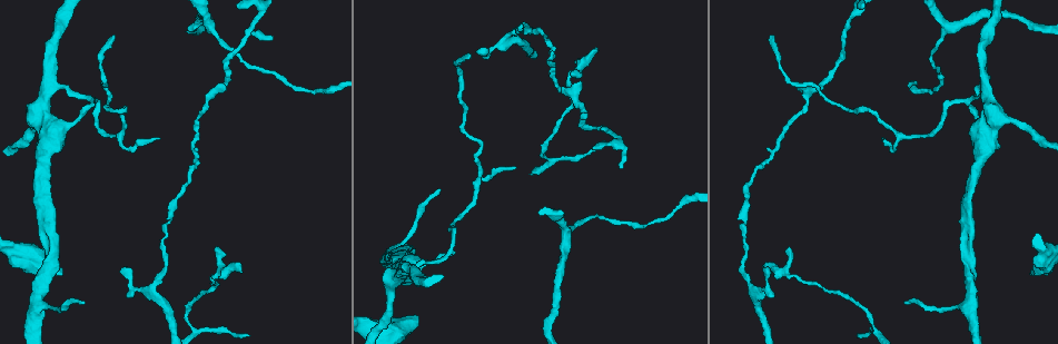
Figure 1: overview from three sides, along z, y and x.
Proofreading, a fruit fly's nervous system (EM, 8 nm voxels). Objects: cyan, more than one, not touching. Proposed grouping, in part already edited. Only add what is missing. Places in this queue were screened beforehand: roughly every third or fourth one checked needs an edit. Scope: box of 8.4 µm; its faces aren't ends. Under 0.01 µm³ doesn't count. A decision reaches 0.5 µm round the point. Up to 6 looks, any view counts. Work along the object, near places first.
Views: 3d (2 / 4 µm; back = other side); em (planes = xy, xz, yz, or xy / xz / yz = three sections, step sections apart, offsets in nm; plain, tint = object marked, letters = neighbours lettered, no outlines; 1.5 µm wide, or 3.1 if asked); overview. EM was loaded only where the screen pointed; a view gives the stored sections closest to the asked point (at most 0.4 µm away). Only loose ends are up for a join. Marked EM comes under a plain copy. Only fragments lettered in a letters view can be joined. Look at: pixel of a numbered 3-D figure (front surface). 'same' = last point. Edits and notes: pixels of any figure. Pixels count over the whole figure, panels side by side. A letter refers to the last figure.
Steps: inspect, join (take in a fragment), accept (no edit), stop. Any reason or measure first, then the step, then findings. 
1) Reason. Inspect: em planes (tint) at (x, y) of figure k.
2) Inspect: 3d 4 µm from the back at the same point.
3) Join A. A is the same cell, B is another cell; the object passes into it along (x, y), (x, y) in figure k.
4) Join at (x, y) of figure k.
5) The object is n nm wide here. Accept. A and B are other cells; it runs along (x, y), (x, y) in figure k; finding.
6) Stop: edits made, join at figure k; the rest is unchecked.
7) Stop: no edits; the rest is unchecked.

Thin end. Inspect: 3d 4 µm from the back at (767, 271) of figure 1.

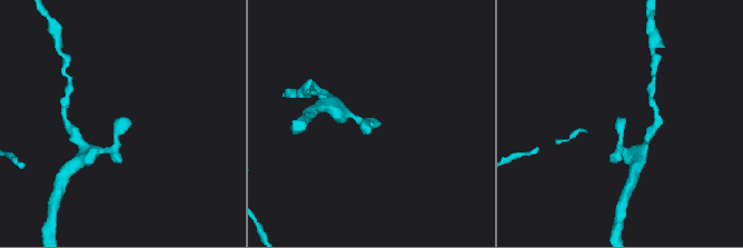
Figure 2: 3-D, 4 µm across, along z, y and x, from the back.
Inspect: em xz step 8 (letters) at (381, 124) of figure 2.

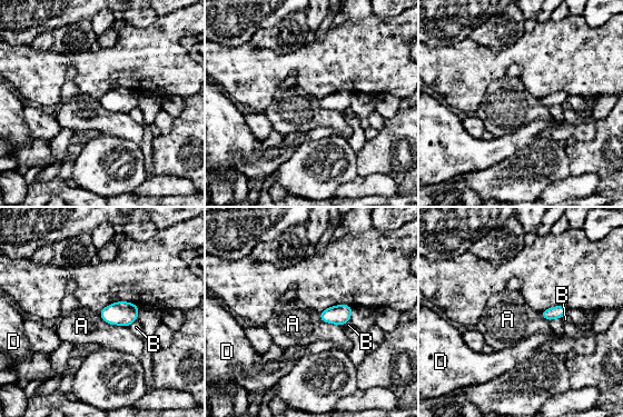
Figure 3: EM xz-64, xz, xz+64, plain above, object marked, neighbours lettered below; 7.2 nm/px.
Inspect: em yz step 4 (letters) at the same point.

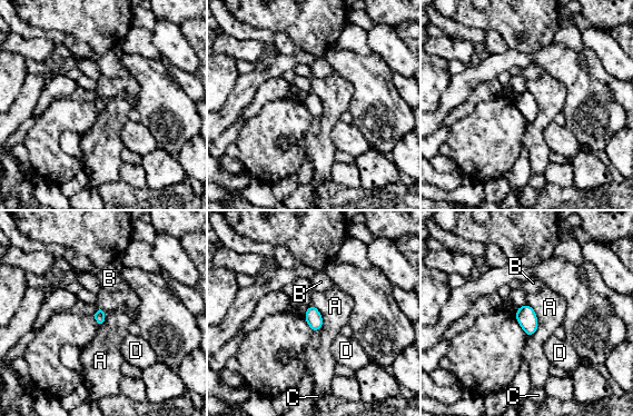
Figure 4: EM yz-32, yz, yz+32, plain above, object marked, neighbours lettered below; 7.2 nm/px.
Accept. A, B, C and D are other cells; a border runs along (527, 303), (537, 328), (526, 337) in figure 4; none of them fits.

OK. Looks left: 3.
Thick end. Inspect: em yz step 4 (letters) at (416, 317) of figure 1.

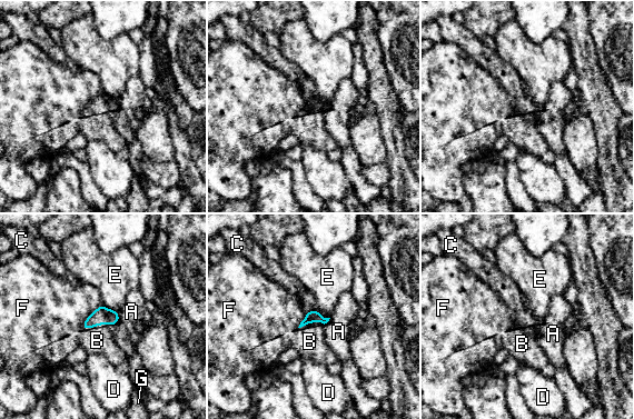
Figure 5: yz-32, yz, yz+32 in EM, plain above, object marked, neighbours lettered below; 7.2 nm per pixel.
The longest contact is with F, 240 nm. Join B. B is the same cell, A, C, D, E, F and G are other cells; the object passes into it along (102, 315), (97, 325), (97, 340) in figure 5; the neuron continues.

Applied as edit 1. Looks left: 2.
Long arm stops here. Inspect: 3d 2 µm at (772, 35) of figure 1.

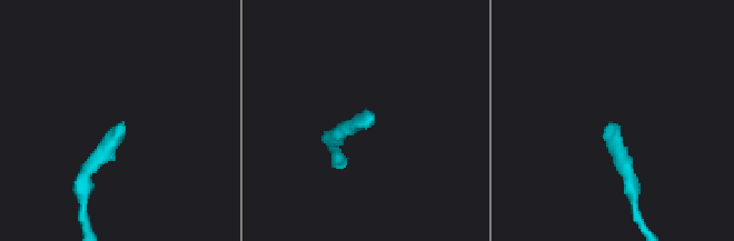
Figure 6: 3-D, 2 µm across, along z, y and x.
Inspect: em planes (letters) at (608, 122) of figure 6.

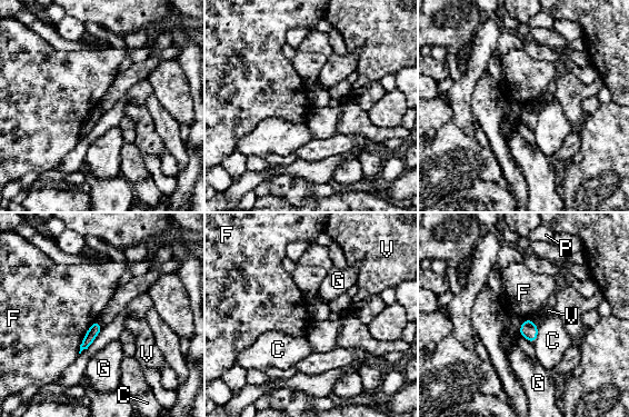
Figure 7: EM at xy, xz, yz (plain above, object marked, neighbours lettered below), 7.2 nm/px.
Accept. C, F, G, P and V are other cells; a border runs along (96, 319), (81, 341), (78, 353) in figure 7; no lettered fragment goes on from it.

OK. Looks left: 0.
Stop: edits made, join at figure 5; the rest is unchecked.

